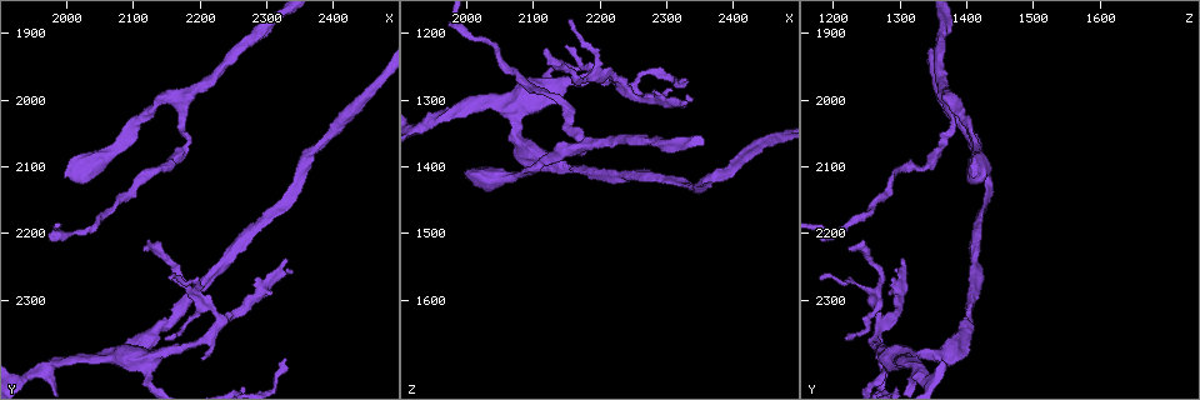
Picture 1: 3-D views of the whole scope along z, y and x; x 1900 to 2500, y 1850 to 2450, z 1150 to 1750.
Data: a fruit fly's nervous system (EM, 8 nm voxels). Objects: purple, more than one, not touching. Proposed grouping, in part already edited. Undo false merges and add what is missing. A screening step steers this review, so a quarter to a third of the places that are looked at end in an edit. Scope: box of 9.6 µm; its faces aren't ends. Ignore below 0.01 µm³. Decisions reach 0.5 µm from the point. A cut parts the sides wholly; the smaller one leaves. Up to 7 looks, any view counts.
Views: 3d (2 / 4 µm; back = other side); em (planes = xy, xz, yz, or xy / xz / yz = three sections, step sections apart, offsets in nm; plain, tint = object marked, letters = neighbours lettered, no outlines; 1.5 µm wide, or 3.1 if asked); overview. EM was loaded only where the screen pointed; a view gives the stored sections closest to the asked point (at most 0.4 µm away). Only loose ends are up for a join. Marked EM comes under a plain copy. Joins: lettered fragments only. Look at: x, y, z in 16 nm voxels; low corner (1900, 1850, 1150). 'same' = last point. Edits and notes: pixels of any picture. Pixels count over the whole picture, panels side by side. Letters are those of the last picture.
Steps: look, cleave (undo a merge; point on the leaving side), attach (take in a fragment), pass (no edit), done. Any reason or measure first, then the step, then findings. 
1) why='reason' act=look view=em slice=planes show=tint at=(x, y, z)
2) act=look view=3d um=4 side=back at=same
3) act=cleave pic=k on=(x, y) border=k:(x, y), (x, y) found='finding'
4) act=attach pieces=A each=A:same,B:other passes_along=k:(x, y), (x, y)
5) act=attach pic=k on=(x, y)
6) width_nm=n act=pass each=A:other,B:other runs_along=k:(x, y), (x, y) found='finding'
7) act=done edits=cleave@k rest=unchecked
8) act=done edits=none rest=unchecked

why='free end' act=look view=3d um=4 side=back at=(2205, 2385, 1280)

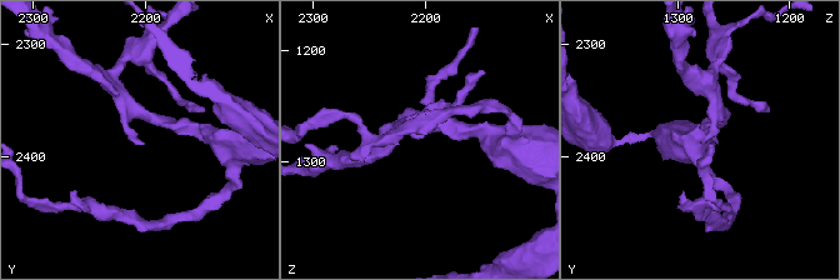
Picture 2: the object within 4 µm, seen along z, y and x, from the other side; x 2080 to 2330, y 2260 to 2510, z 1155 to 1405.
why='now the EM' act=look view=em slice=planes show=letters at=(2206, 2386, 1276)

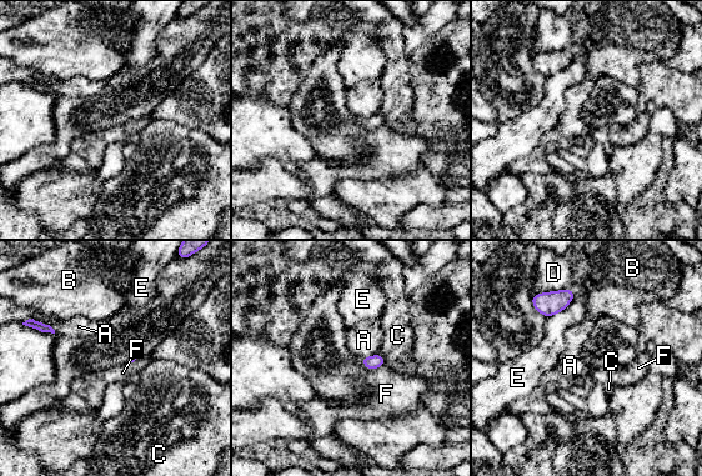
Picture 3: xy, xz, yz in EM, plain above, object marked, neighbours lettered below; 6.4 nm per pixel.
longest_contact=E:260nm act=pass each=A:other,B:other,C:other,D:other,E:other,F:other found='none of them fits'

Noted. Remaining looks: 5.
why='branch stops here' act=look view=3d um=4 at=(2340, 2260, 1300)

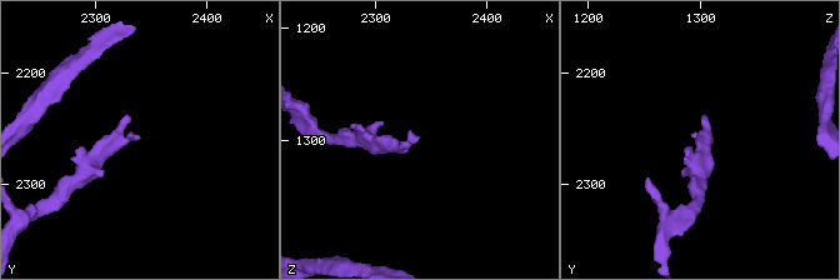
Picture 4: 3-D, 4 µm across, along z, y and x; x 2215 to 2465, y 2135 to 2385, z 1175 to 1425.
act=look view=em slice=xy step=4 show=letters at=(2338, 2260, 1296)

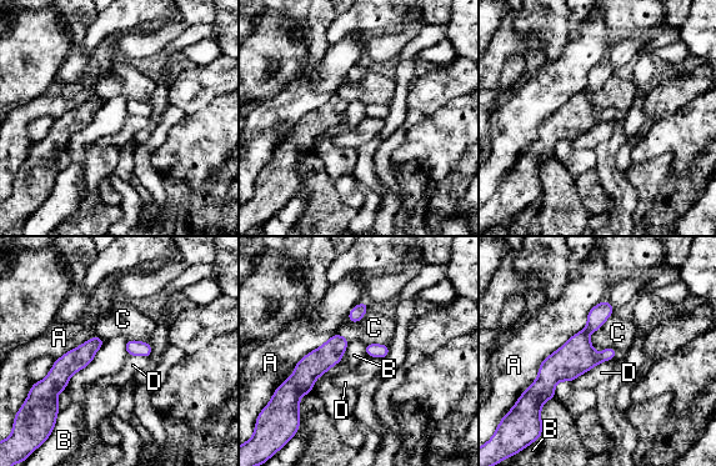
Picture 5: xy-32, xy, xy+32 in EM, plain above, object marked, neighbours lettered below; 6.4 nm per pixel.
why='another direction' act=look view=em slice=planes show=letters at=same

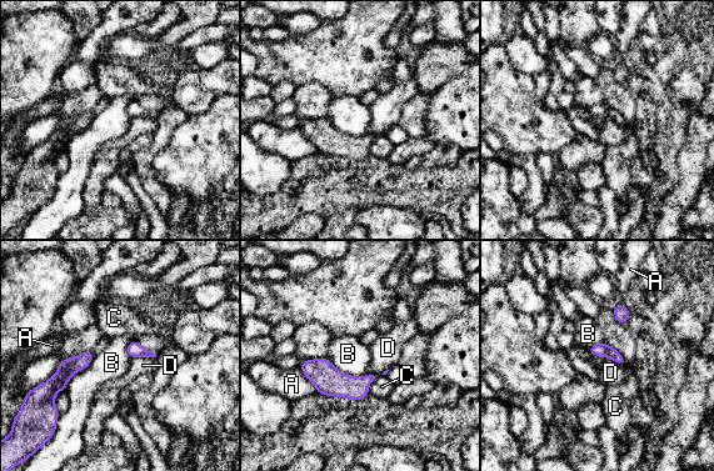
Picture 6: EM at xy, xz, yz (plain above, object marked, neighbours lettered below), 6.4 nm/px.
act=pass each=A:other,B:other,C:other,D:other border=6:(155, 356), (134, 356), (131, 359) found='none of them fits'

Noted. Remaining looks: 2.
act=done edits=none rest=unchecked

